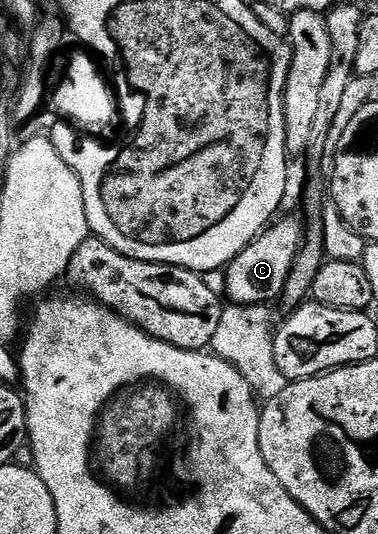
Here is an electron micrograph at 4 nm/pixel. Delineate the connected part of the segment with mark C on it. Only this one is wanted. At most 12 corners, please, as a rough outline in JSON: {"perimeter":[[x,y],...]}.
{"perimeter":[[299,216],[281,217],[228,263],[225,297],[279,299],[303,246]]}

